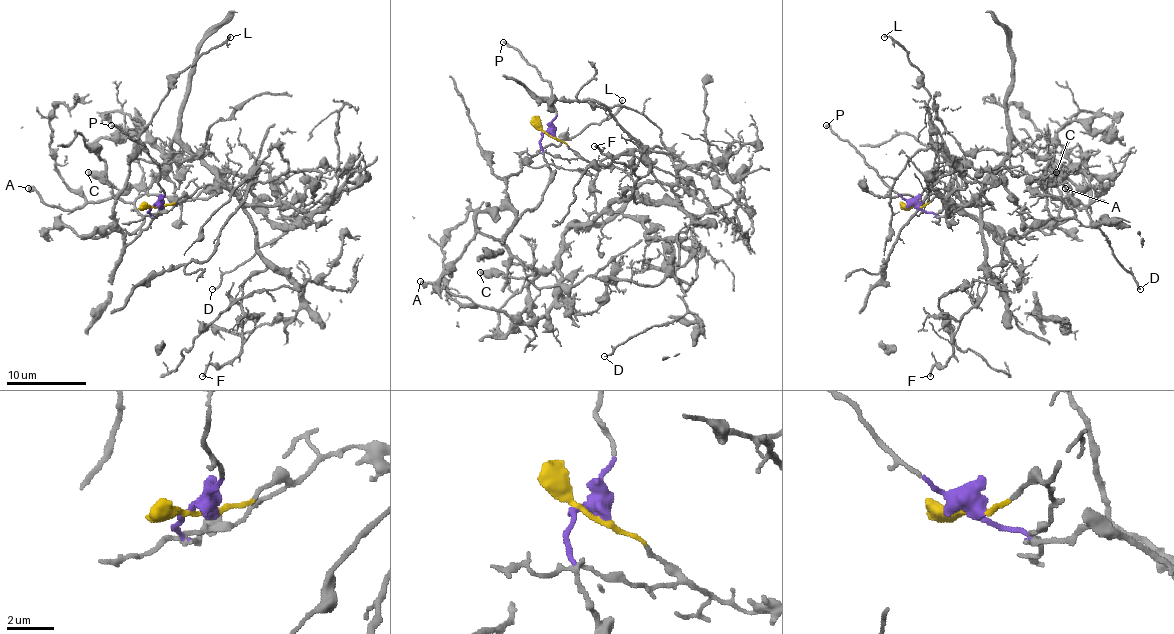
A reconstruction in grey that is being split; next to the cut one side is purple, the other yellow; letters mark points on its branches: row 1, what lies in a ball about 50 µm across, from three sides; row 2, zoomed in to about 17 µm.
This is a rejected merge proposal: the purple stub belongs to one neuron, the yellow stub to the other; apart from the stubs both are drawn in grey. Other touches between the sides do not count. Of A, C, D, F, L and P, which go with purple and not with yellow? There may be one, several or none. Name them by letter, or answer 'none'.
C, L, P

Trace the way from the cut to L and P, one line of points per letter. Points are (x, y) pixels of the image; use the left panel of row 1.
L: (154, 205), (148, 211), (158, 211), (150, 223), (126, 243), (114, 209), (134, 141), (178, 75), (231, 37)
P: (154, 205), (164, 193), (158, 183), (158, 165), (138, 141), (110, 125)

